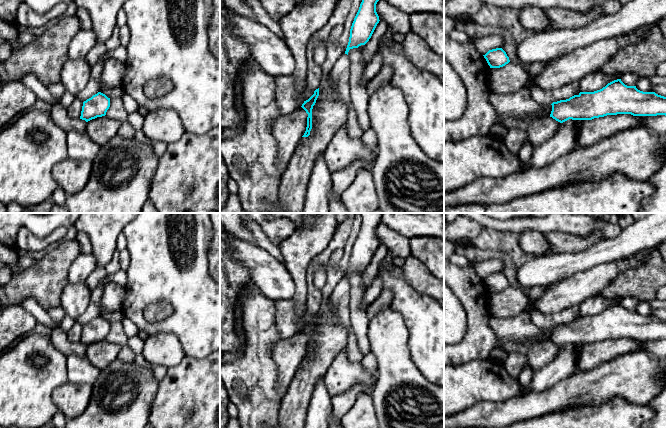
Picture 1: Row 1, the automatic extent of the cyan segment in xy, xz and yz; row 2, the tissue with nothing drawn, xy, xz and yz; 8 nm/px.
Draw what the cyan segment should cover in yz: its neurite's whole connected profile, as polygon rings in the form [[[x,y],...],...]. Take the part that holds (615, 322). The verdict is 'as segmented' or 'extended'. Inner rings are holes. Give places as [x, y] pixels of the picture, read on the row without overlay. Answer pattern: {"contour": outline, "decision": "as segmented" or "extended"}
{"contour": [[[621,303],[608,307],[594,316],[580,316],[566,324],[553,326],[550,341],[563,347],[572,344],[592,344],[607,339],[631,338],[633,340],[666,340],[666,321],[655,316],[643,316],[636,310],[627,310]]], "decision": "as segmented"}

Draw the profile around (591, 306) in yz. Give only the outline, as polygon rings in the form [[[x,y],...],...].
[[[600,296],[589,297],[579,304],[580,316],[594,316],[602,313],[608,307],[620,303],[622,298],[608,299]]]

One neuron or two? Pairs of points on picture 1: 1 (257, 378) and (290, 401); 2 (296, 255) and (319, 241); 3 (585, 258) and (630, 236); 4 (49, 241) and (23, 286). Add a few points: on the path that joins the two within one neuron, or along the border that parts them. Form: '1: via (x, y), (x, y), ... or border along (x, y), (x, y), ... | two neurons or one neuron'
1: border along (283, 397), (278, 417) | two neurons
2: via (302, 249), (310, 241), (313, 241) | one neuron
3: via (596, 254), (619, 247) | one neuron
4: border along (64, 238), (51, 247) | two neurons

